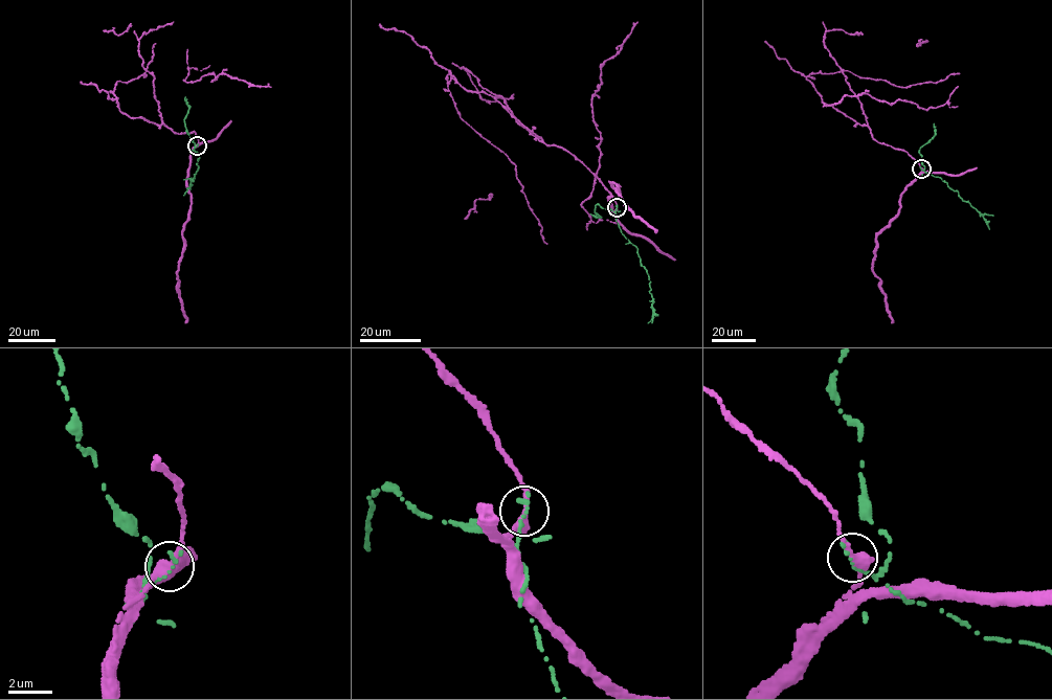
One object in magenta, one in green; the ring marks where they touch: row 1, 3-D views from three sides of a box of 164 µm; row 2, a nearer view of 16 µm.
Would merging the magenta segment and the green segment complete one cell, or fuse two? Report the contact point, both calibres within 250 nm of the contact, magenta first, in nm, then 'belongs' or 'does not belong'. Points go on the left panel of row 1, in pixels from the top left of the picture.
at (197, 145); 340 nm thick on the magenta side, 200 nm on the other; does not belong

